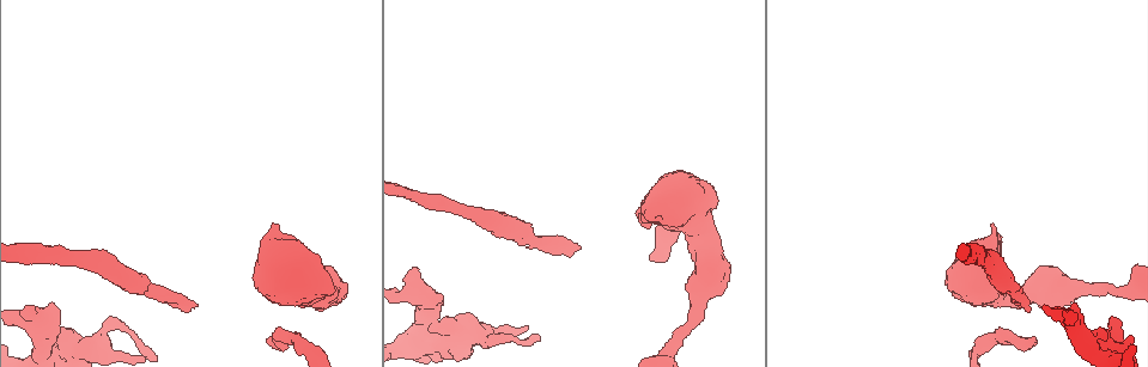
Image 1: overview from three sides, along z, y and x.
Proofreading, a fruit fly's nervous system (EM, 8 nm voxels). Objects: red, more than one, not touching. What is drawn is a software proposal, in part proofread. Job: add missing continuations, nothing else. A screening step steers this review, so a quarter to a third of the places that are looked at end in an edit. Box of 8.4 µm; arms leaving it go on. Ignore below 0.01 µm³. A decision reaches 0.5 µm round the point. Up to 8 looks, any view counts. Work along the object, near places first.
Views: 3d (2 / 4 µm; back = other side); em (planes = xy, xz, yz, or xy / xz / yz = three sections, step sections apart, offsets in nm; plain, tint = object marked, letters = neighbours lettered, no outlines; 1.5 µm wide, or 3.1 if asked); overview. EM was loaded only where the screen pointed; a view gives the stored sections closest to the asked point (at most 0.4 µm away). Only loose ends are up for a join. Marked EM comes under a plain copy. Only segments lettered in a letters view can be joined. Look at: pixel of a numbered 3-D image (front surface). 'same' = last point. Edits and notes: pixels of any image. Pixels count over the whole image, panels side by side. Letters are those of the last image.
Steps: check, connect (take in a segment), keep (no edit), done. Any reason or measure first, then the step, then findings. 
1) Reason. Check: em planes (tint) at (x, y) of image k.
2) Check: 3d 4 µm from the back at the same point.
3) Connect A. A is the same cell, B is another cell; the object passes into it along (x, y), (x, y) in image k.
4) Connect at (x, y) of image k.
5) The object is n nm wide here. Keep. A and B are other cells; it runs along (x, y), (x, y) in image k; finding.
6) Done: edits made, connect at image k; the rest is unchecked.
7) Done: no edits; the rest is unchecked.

Free end. Check: 3d 4 µm at (196, 305) of image 1.

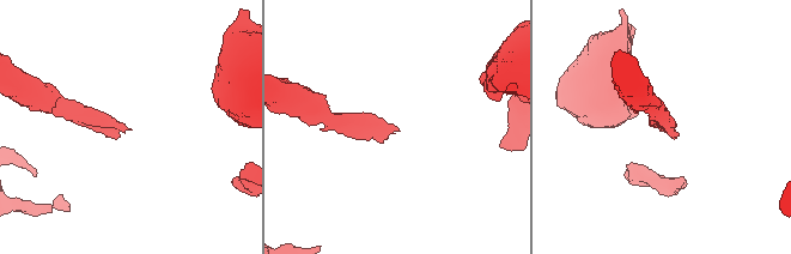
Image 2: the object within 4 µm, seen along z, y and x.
Check: em xy step 4 (letters) at (129, 128) of image 2.

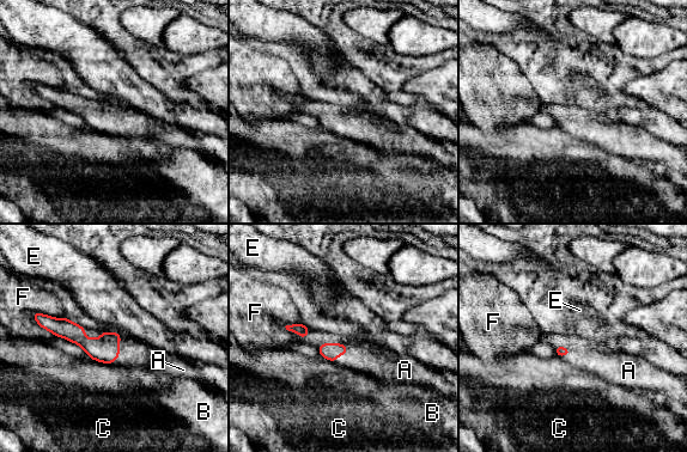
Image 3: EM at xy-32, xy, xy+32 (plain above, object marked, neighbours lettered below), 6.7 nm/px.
Connect A. A is the same cell, B, C, E and F are other cells; the object passes into it along (330, 352), (346, 348), (380, 364) in image 3; it goes on there.

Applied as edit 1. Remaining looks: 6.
Check: overview.

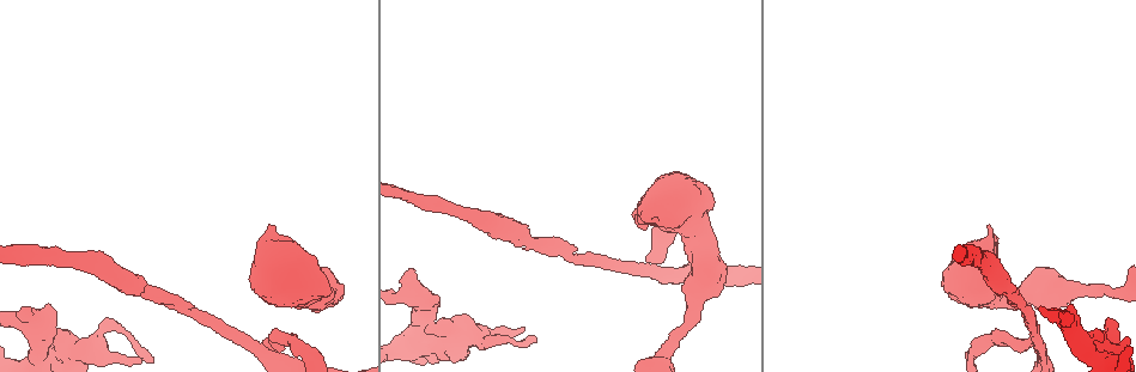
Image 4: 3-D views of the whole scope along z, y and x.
Branch stops here. Check: em yz step 8 (tint) at (31, 309) of image 4.

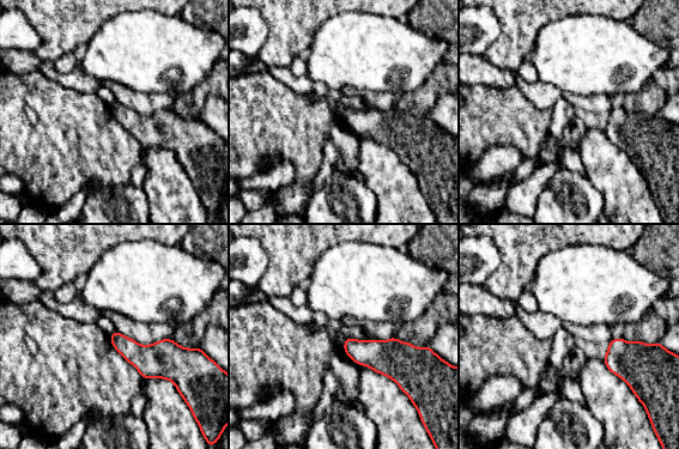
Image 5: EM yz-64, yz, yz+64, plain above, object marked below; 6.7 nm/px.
Check: em yz step 8 (letters) at the same point.

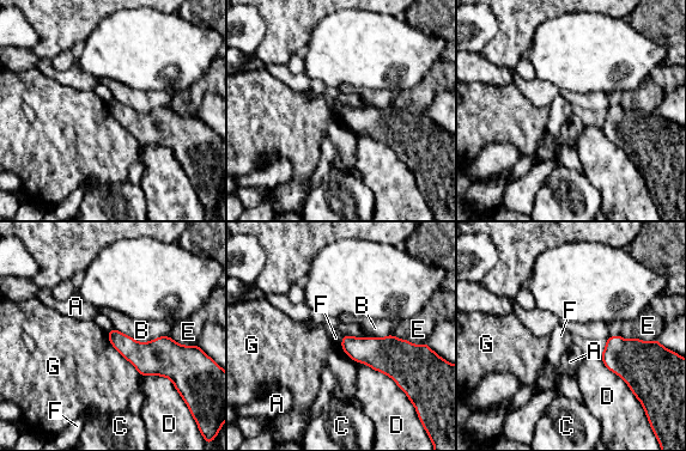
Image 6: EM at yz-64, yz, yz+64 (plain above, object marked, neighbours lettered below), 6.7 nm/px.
Keep. A, B, C, D, E, F and G are other cells; a border runs along (342, 335), (340, 345) in image 6; no lettered segment goes on from it.

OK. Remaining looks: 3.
Done: edits made, connect at image 3; the rest is unchecked.

